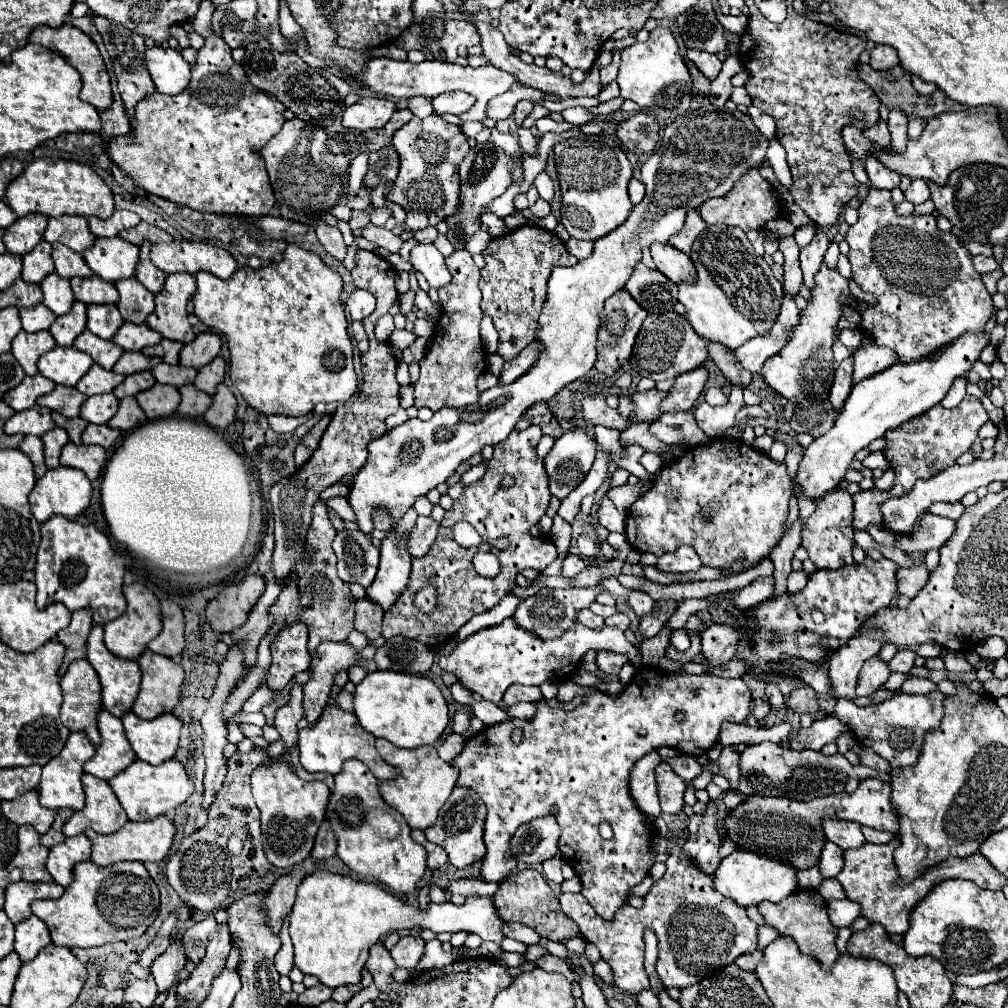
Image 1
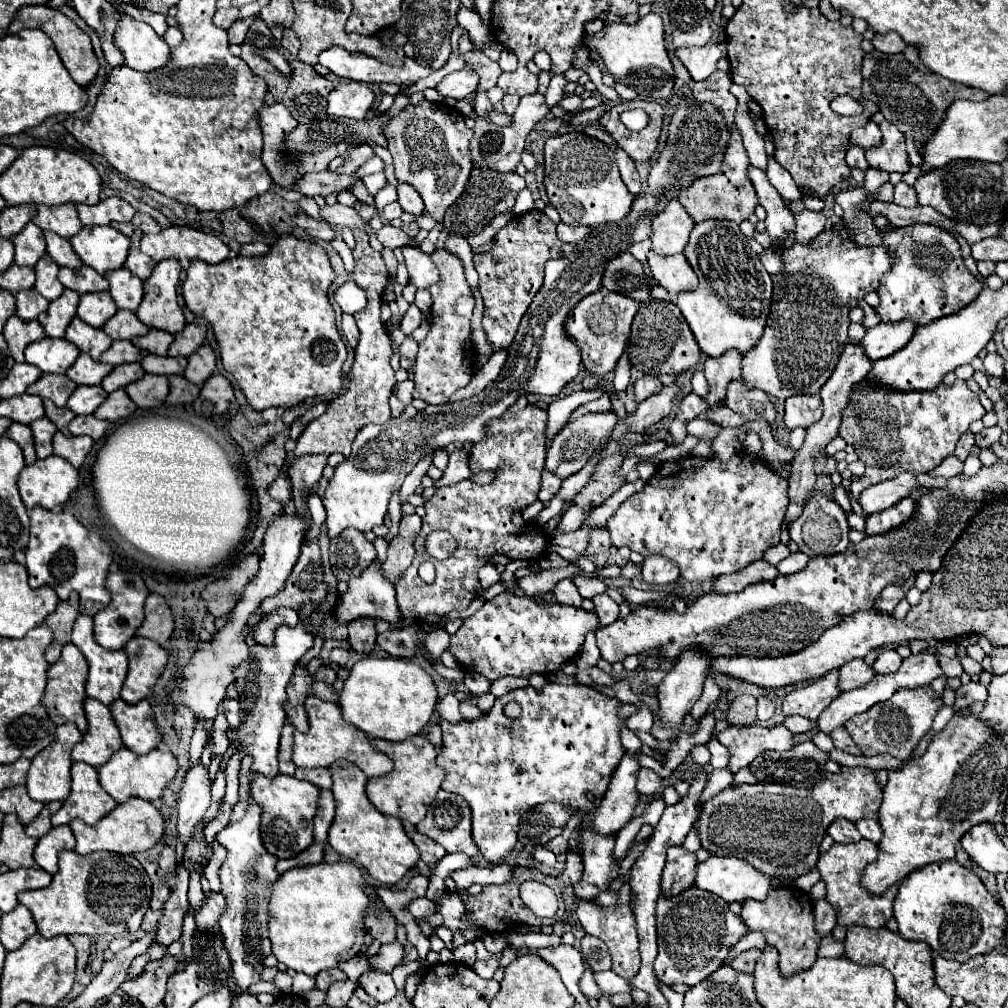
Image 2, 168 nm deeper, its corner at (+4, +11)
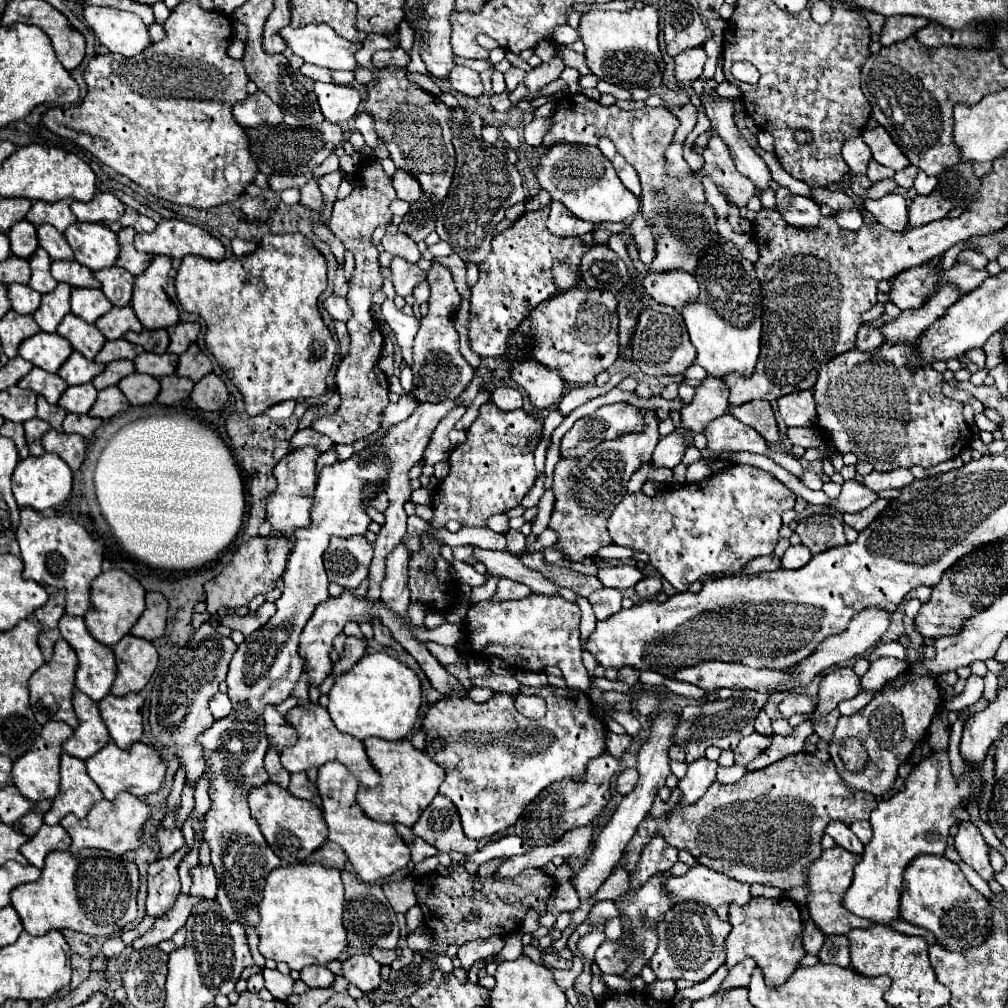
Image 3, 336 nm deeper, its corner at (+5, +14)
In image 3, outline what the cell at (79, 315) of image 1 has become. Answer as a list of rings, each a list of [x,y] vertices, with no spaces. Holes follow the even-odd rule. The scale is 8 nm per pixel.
[[[62,282],[56,290],[42,296],[42,304],[34,312],[34,320],[44,332],[56,332],[62,318],[70,312],[70,290],[72,288]]]

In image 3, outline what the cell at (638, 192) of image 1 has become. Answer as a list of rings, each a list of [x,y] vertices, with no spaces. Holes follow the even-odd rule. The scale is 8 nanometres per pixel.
[[[616,154],[614,156],[614,160],[612,160],[612,164],[614,164],[614,168],[616,168],[616,172],[618,172],[618,176],[620,176],[620,180],[622,180],[622,184],[632,192],[632,194],[636,194],[636,196],[640,196],[640,182],[638,182],[638,174],[636,174],[636,170],[634,170],[634,166],[630,166],[620,154]]]

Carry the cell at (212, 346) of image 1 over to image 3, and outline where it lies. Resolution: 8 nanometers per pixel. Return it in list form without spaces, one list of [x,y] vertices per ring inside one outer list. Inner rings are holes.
[[[180,322],[174,328],[170,328],[168,332],[170,332],[168,352],[182,354],[184,350],[188,350],[188,346],[192,342],[196,342],[198,332],[200,332],[200,324],[198,322]]]

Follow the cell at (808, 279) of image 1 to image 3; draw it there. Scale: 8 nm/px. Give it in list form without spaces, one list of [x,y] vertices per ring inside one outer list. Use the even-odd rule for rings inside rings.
[[[788,188],[776,192],[776,206],[782,218],[800,230],[814,230],[822,218],[820,206],[812,198],[792,194]]]

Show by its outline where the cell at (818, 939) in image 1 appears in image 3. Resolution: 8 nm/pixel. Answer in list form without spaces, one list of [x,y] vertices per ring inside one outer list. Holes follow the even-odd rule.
[[[786,896],[782,898],[752,898],[746,906],[730,906],[730,924],[732,932],[726,938],[726,964],[732,968],[746,956],[752,956],[756,964],[764,970],[764,978],[768,986],[784,984],[794,970],[798,968],[800,960],[804,958],[806,950],[802,950],[802,920],[800,910],[794,902]]]

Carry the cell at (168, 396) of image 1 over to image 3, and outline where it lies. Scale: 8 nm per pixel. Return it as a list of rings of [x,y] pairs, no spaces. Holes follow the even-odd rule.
[[[130,374],[126,378],[122,378],[118,382],[118,388],[124,392],[124,396],[128,398],[128,402],[132,406],[142,406],[142,404],[150,404],[156,400],[158,392],[160,392],[160,382],[158,378],[150,376],[150,374]]]

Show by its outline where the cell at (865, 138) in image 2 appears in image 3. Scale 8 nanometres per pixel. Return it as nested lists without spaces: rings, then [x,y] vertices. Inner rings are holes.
[[[862,134],[856,136],[856,138],[852,138],[850,142],[846,142],[844,148],[842,148],[842,154],[844,154],[844,160],[850,166],[850,172],[852,174],[864,174],[868,162],[872,160],[870,148],[864,146]]]

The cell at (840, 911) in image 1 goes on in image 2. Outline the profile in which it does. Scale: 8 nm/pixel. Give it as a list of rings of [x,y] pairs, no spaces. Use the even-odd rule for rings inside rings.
[[[819,899],[813,905],[813,913],[815,913],[815,931],[819,933],[819,937],[827,937],[831,935],[833,927],[835,927],[835,907],[827,905],[827,901]]]

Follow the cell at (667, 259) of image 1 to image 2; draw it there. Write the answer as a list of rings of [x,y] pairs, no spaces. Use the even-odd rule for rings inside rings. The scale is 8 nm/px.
[[[649,253],[647,263],[657,285],[669,293],[671,303],[677,301],[679,293],[691,291],[697,285],[697,275],[683,253],[671,257],[655,257],[655,253]]]

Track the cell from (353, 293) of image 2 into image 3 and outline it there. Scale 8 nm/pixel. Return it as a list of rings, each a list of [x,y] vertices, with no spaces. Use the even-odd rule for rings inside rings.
[[[330,294],[326,300],[324,300],[324,308],[328,310],[328,314],[334,318],[334,320],[342,320],[346,322],[350,318],[350,304],[344,296],[336,296],[336,294]]]

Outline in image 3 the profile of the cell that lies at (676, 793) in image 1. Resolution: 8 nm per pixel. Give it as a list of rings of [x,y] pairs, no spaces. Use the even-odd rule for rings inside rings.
[[[626,768],[620,776],[618,776],[618,792],[620,794],[628,794],[634,790],[638,782],[638,770],[636,768]]]

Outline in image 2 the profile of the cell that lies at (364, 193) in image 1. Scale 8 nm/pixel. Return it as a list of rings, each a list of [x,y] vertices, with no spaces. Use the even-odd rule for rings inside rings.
[[[325,169],[321,173],[305,173],[299,181],[295,181],[295,189],[307,197],[315,197],[315,195],[329,195],[329,193],[337,193],[337,191],[345,191],[349,189],[349,185],[355,181],[355,177],[339,177],[333,171]]]

